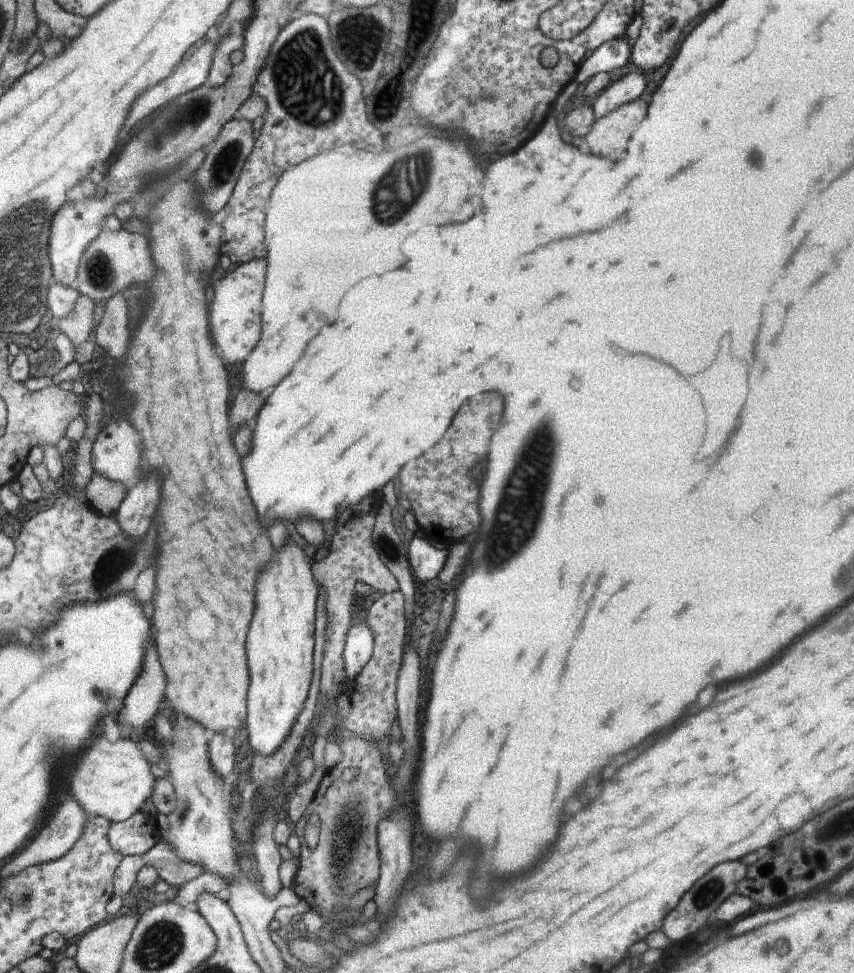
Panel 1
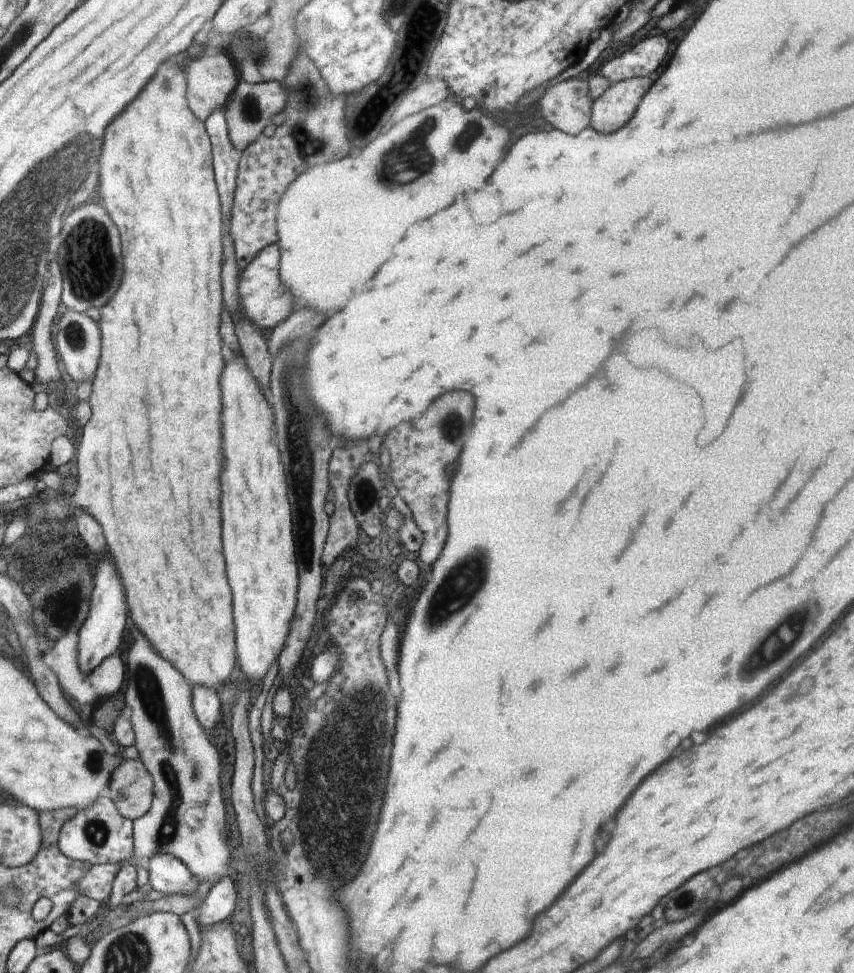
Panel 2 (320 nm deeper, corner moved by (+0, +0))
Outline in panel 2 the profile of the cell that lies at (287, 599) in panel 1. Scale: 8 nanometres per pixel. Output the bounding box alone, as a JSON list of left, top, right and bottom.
[224,351,299,683]

